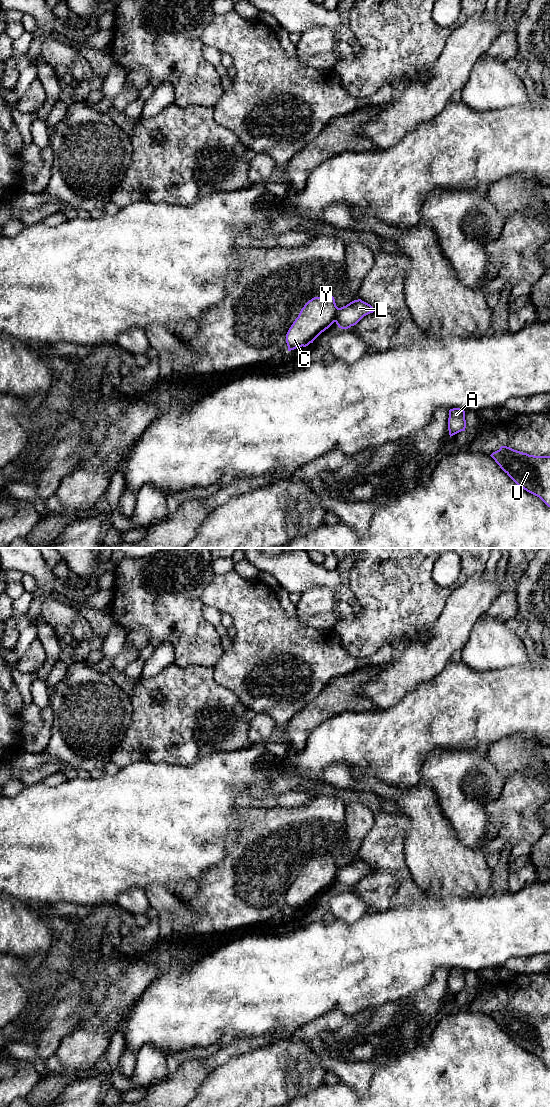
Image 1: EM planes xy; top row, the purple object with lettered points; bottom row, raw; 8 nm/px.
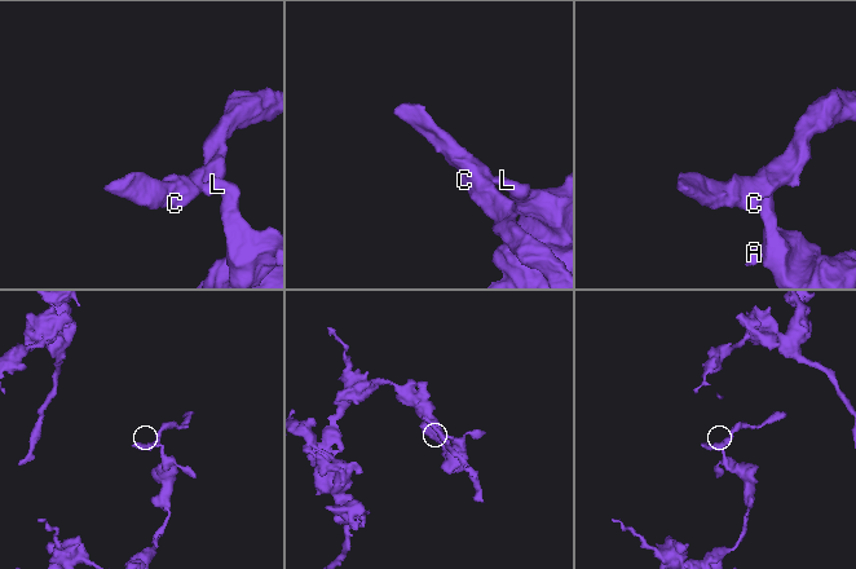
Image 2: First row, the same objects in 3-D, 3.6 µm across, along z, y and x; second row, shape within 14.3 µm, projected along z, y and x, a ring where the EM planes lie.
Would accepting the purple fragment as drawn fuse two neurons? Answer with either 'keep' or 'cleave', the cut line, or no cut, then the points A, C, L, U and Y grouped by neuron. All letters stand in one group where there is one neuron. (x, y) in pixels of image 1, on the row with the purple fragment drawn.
cleave | xy (338, 308), (334, 321) | A L U / C Y

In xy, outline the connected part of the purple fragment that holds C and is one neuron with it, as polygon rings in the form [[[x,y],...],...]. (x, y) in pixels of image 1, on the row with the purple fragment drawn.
[[[331,295],[309,300],[286,334],[288,351],[313,343],[335,322],[337,309],[335,299]]]

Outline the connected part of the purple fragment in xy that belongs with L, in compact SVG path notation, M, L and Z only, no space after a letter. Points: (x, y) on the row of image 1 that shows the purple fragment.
M361 299L354 300L337 309L336 324L341 329L348 329L356 325L364 316L373 313L375 309Z

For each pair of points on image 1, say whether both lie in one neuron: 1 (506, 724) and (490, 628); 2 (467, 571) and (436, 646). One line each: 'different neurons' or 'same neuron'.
1: different neurons
2: different neurons

